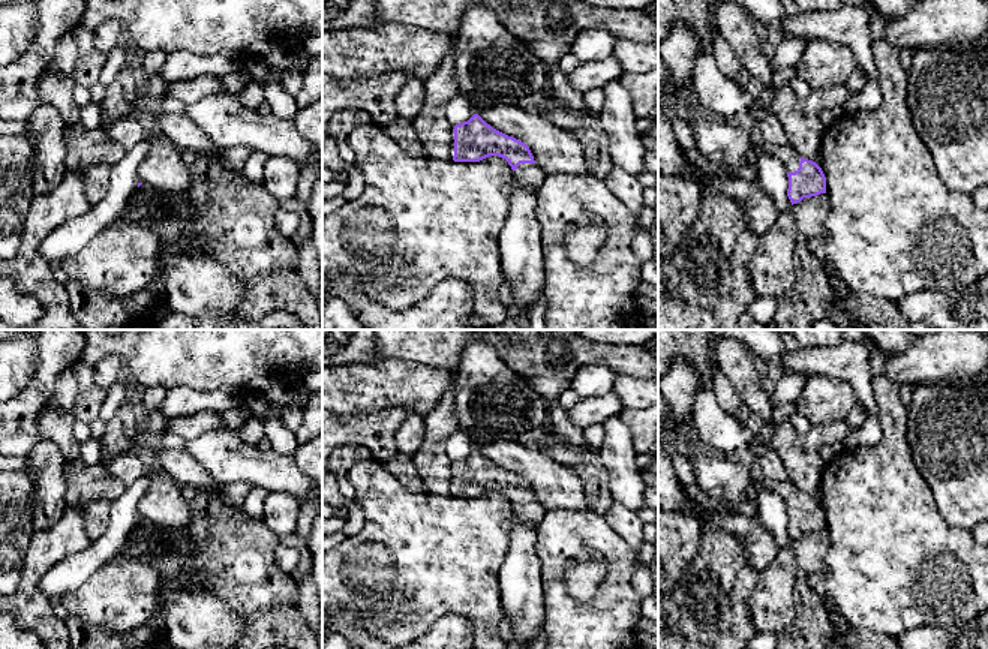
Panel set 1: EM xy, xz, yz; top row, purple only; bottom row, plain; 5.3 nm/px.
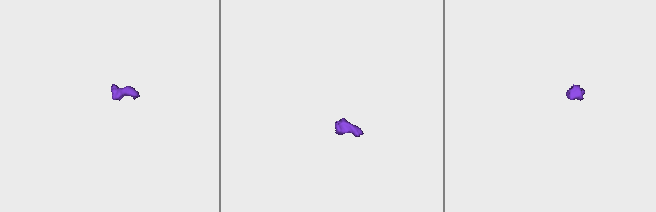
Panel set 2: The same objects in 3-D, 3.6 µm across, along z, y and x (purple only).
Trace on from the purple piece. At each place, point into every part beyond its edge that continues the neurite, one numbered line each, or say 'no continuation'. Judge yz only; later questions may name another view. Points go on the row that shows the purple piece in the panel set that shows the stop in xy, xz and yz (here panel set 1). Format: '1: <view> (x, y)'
1: yz (787, 155)

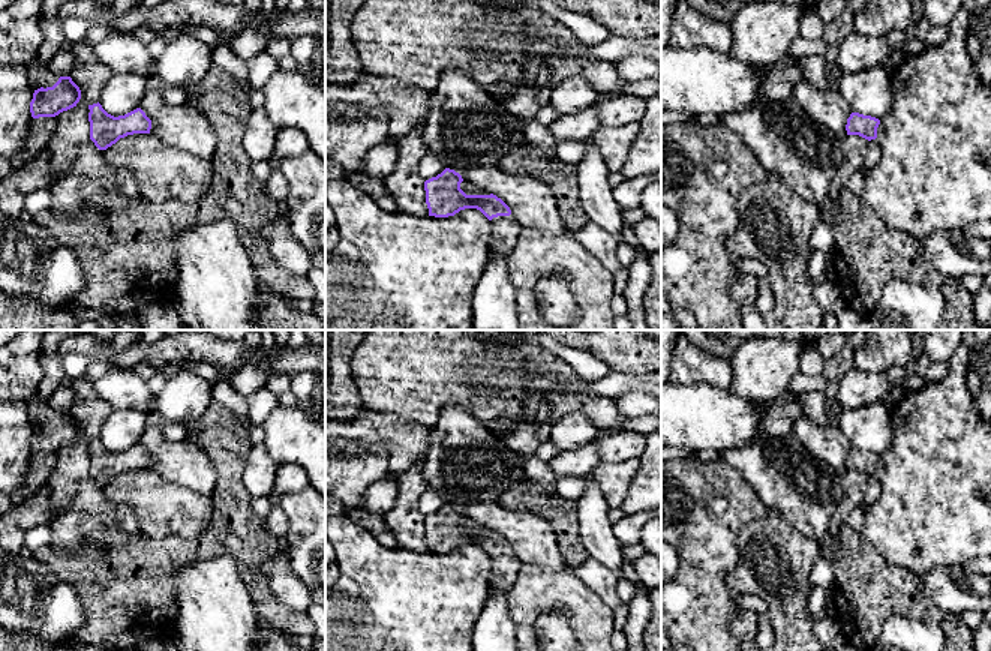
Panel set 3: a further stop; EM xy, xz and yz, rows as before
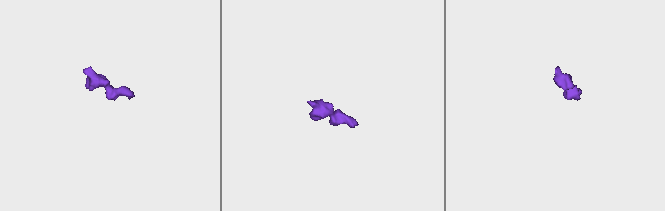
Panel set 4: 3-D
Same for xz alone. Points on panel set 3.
1: xz (505, 230)

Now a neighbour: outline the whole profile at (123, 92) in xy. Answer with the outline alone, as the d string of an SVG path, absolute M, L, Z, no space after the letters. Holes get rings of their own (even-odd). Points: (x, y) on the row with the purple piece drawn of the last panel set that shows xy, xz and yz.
M112 74L102 90L99 104L114 117L124 116L139 108L150 84L151 81L141 74Z

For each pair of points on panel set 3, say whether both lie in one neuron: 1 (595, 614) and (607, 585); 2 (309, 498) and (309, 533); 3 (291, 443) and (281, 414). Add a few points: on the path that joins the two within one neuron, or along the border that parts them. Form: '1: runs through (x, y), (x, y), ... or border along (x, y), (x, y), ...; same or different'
1: border along (576, 575), (612, 611); different
2: runs through (309, 507), (309, 524); same
3: runs through (290, 435), (284, 422); same

